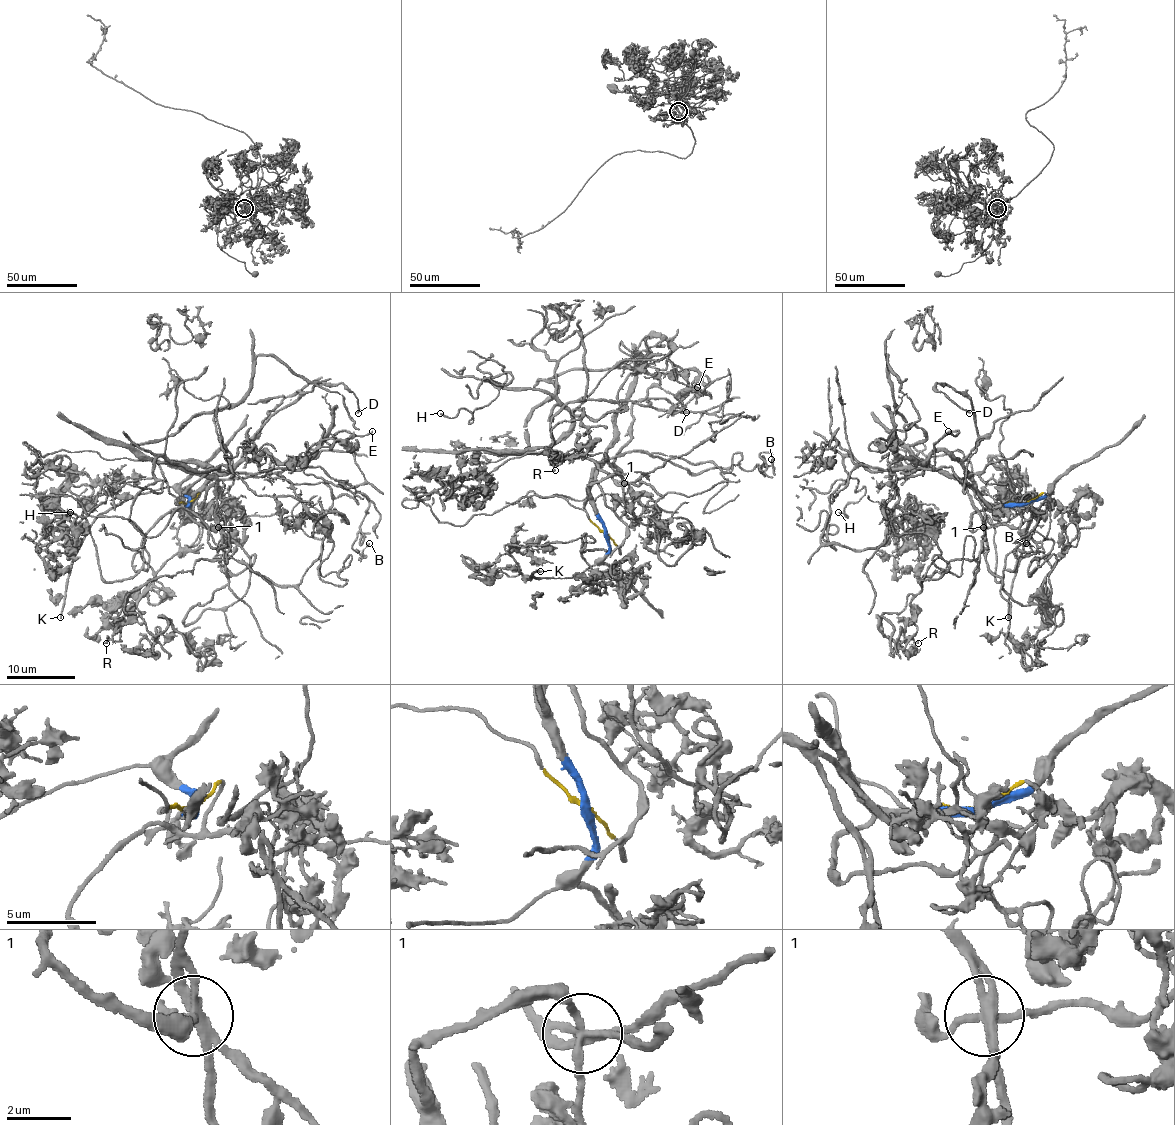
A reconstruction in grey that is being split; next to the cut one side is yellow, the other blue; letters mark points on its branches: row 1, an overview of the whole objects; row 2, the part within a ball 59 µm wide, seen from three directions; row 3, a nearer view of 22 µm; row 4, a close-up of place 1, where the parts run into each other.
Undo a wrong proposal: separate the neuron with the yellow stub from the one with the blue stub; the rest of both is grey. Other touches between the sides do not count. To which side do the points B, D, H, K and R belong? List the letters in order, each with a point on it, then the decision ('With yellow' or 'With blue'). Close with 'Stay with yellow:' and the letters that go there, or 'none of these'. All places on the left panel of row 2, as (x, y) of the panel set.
B: Place: (369, 543). With yellow
D: Place: (358, 413). With blue
H: Place: (70, 512). With yellow
K: Place: (60, 617). With blue
R: Place: (106, 643). With yellow
Stay with yellow: B, H, R

